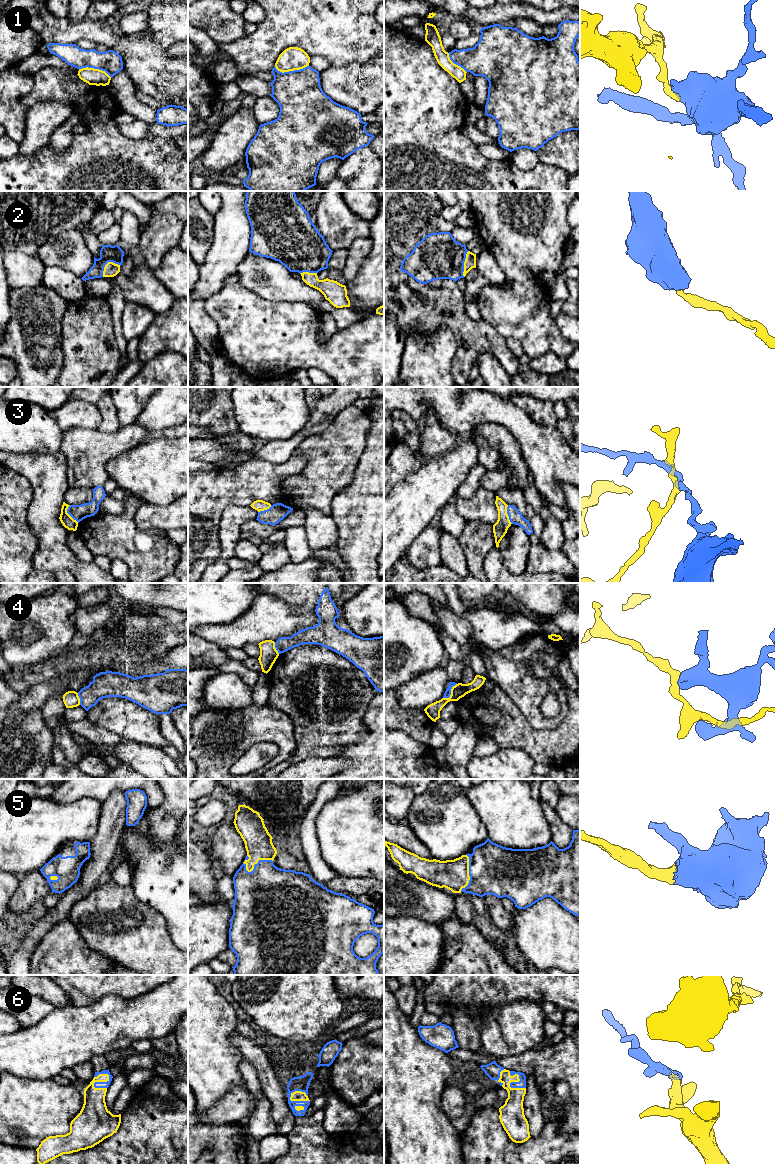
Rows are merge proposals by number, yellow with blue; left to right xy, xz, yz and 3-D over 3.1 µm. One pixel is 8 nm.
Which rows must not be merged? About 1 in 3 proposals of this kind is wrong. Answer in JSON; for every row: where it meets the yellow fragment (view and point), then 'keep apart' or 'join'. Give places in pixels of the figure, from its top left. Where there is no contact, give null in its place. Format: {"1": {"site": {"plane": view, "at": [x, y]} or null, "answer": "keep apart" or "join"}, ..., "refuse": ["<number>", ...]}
{"1": {"site": {"plane": "xz", "at": [291, 70]}, "answer": "keep apart"}, "2": {"site": {"plane": "xy", "at": [107, 263]}, "answer": "join"}, "3": {"site": {"plane": "xy", "at": [68, 514]}, "answer": "keep apart"}, "4": {"site": {"plane": "yz", "at": [451, 693]}, "answer": "keep apart"}, "5": {"site": {"plane": "xz", "at": [255, 863]}, "answer": "join"}, "6": {"site": {"plane": "xy", "at": [101, 1081]}, "answer": "join"}, "refuse": ["1", "3", "4"]}

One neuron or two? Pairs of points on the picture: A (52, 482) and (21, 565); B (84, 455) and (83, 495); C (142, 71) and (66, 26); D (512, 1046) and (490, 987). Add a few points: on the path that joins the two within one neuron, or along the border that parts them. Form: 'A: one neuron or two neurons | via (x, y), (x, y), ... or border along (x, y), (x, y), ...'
A: two neurons | border along (27, 509), (27, 522), (38, 541), (33, 556)
B: two neurons | border along (69, 486), (86, 486), (91, 489)
C: one neuron | via (125, 52), (103, 33), (85, 30)
D: two neurons | border along (519, 998), (492, 1007)

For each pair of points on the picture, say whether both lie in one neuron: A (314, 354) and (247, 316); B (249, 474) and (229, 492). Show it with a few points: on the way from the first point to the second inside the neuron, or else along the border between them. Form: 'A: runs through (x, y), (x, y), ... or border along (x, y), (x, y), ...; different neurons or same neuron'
A: runs through (297, 345), (286, 337), (268, 337), (264, 333); same neuron
B: runs through (244, 479), (234, 487); same neuron

